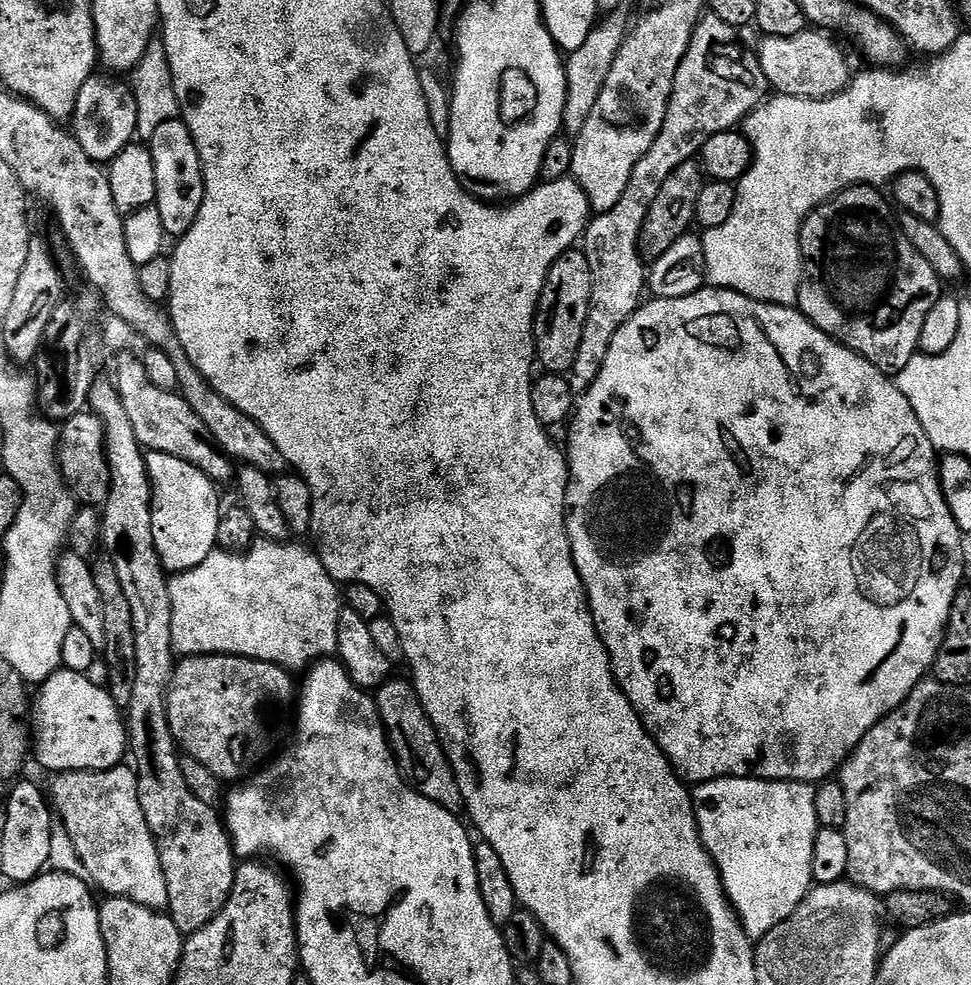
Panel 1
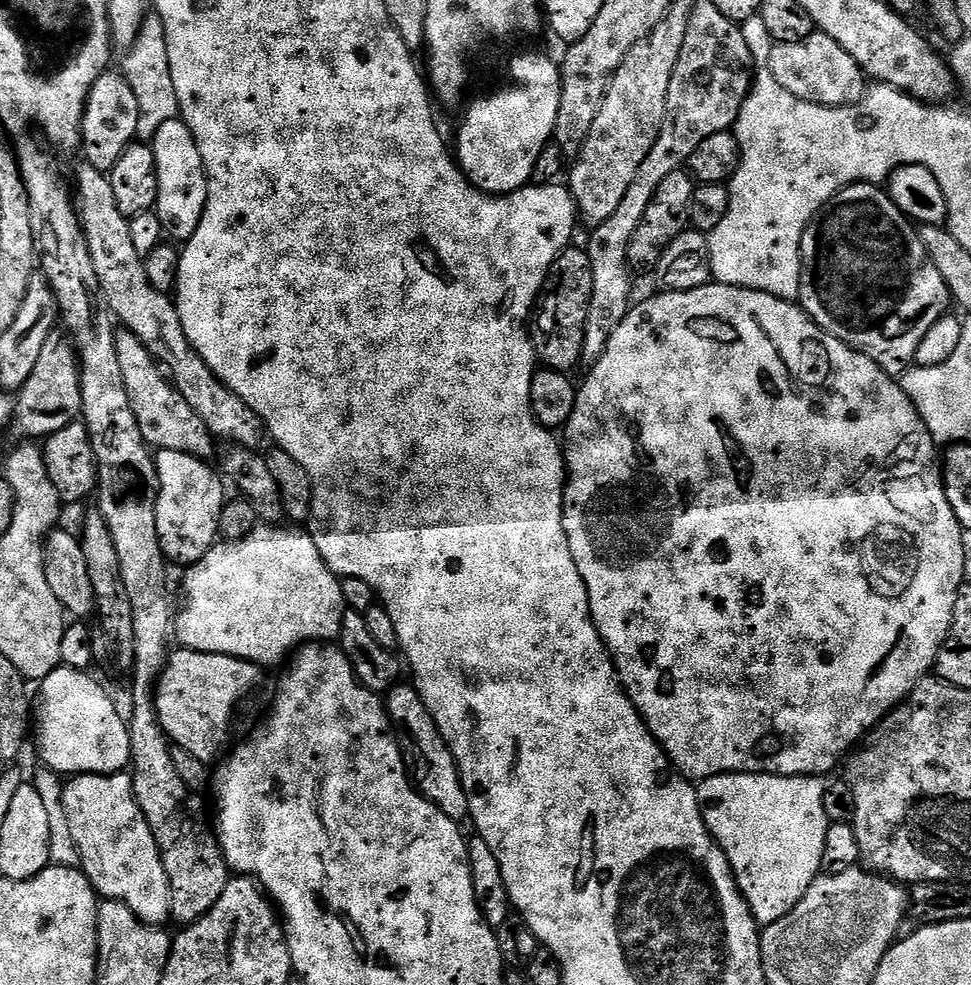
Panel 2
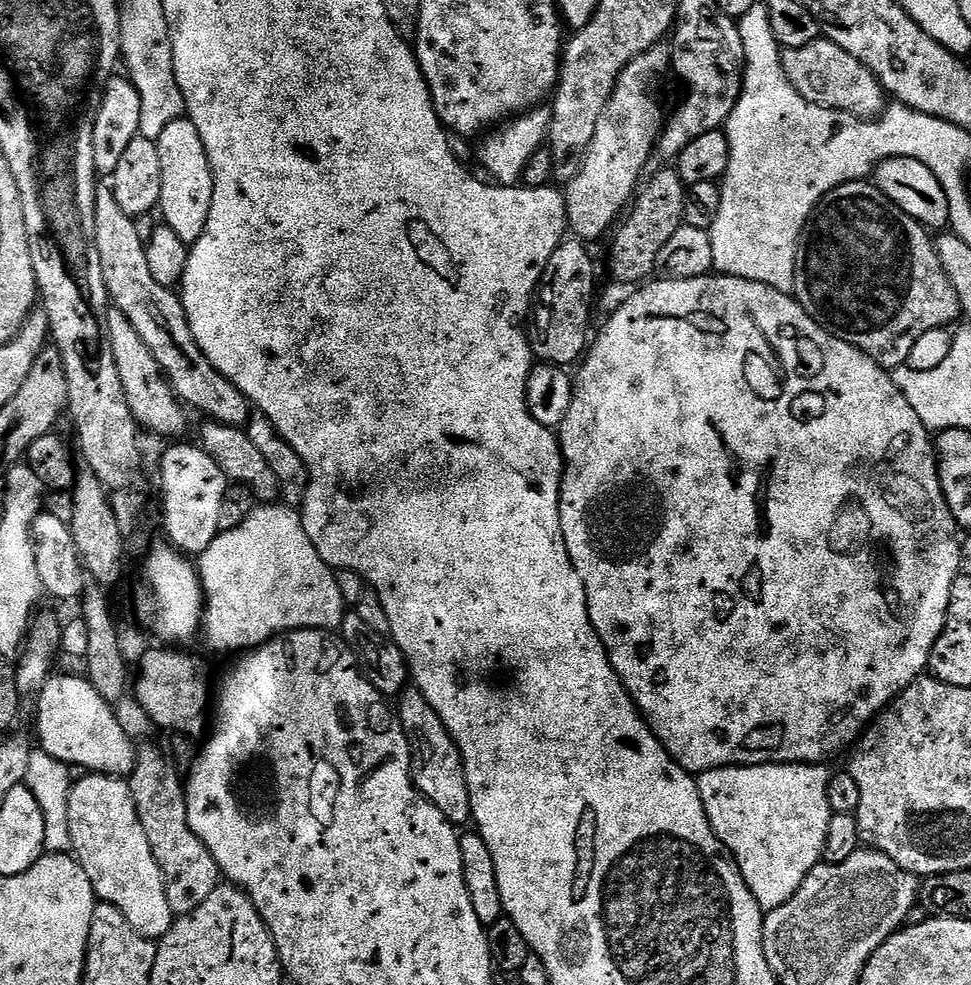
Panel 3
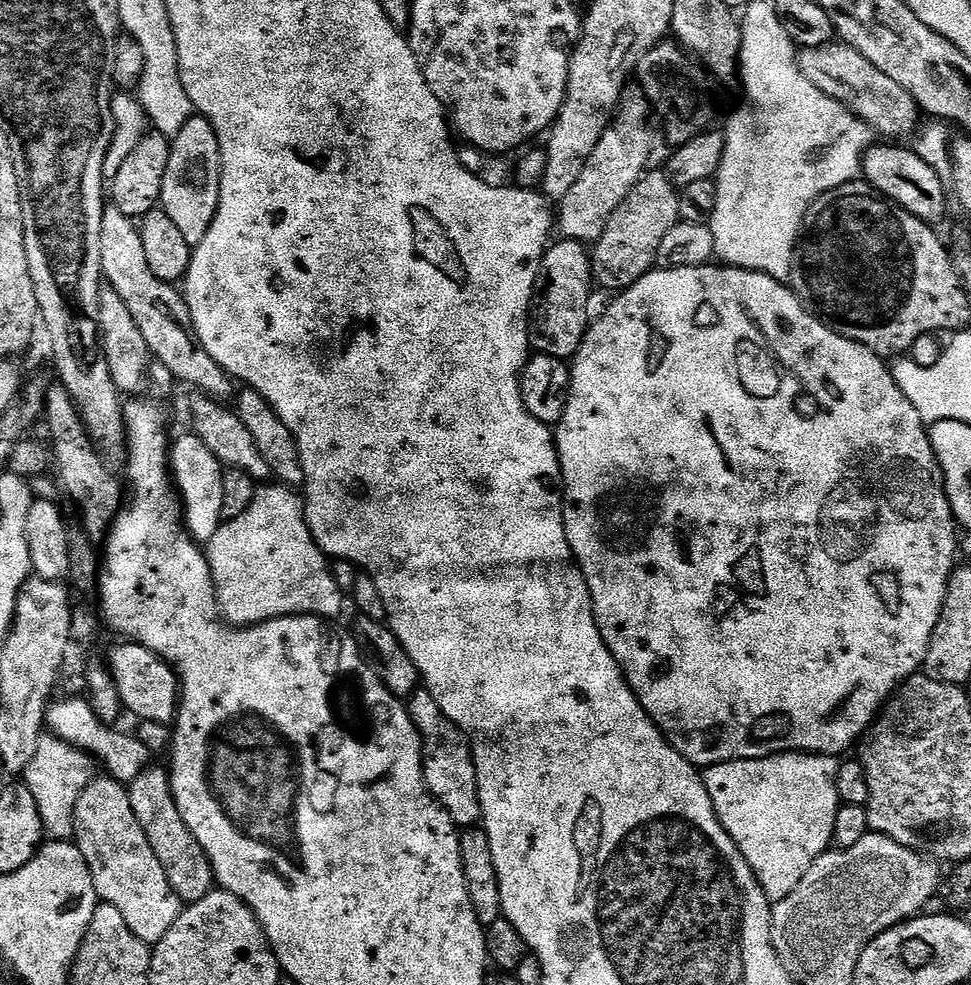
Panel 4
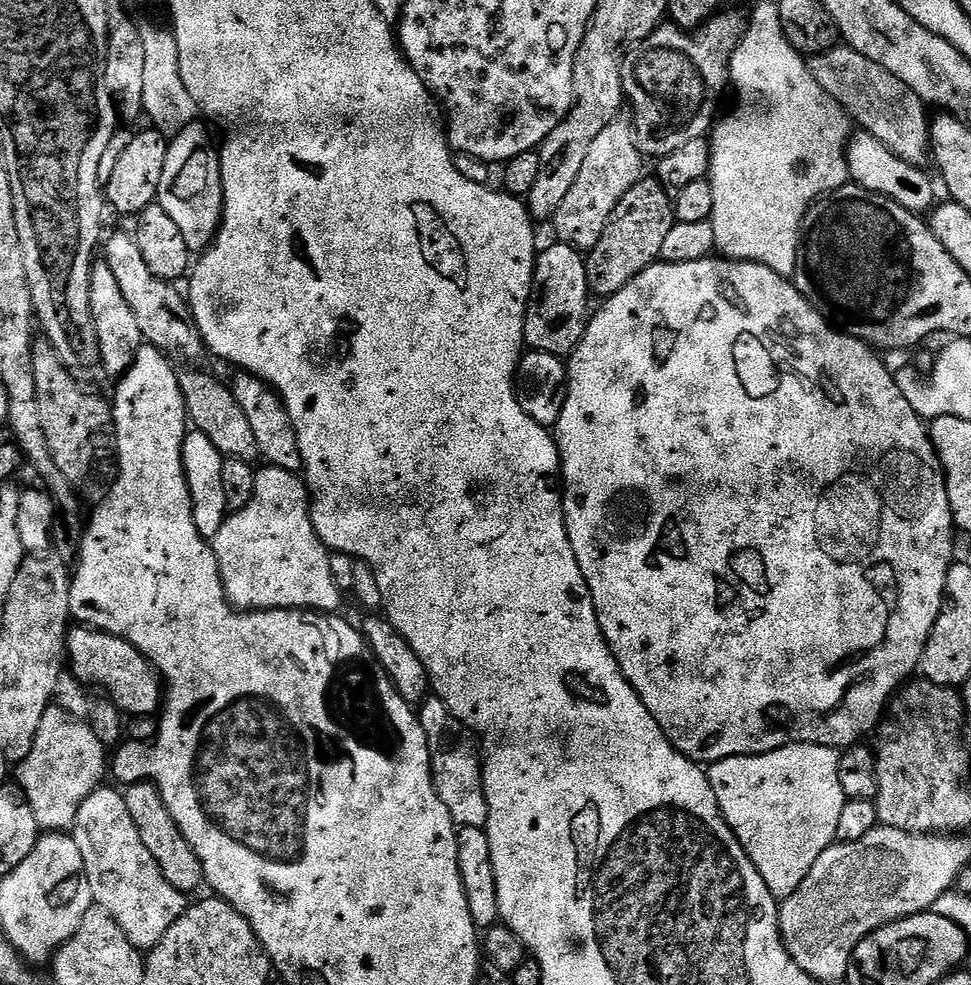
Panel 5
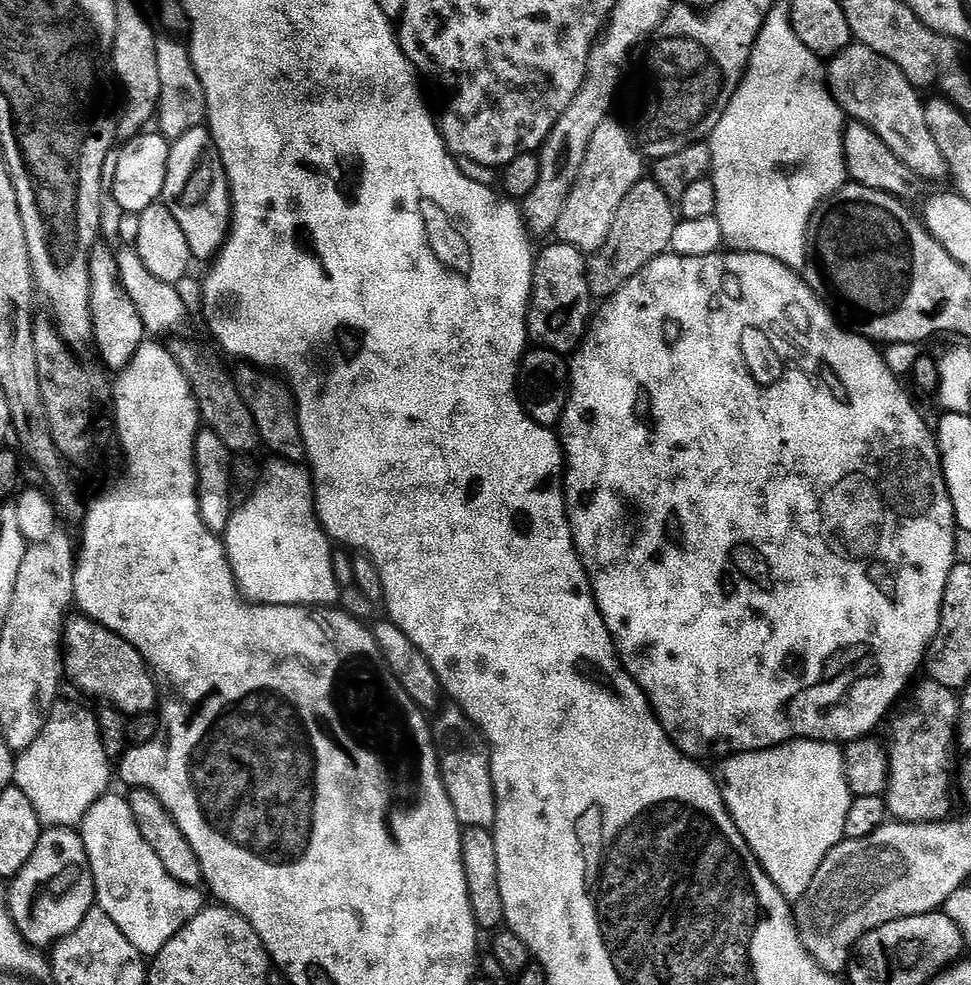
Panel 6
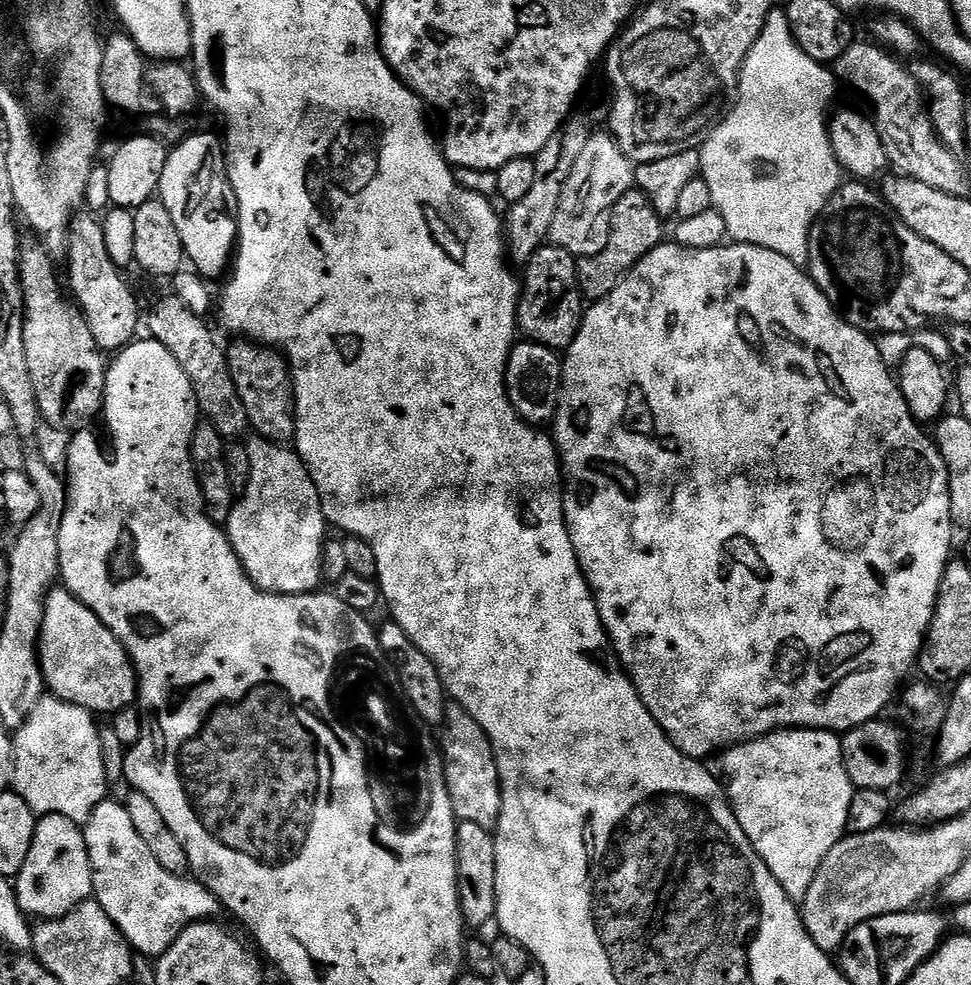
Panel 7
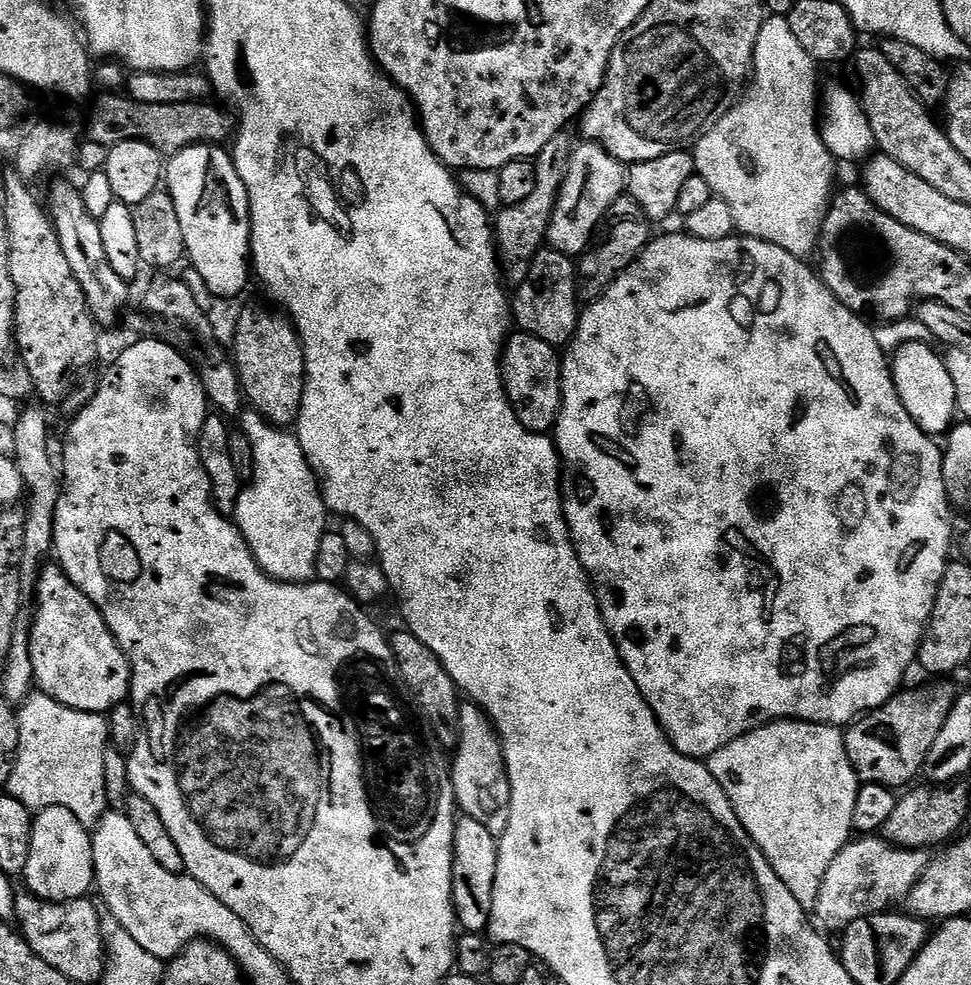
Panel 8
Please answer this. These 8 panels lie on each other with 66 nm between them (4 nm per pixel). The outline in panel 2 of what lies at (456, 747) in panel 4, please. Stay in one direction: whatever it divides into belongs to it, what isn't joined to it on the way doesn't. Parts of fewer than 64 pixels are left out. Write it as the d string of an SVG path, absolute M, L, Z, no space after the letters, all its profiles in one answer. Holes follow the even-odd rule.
M400 682L389 688L386 693L386 707L393 729L398 730L398 739L404 754L404 766L408 770L412 787L417 789L420 795L425 796L431 804L438 806L438 810L446 814L446 818L457 822L467 821L468 799L460 781L460 771L456 769L456 760L452 756L452 751L446 746L434 718L430 718L415 687L411 683Z

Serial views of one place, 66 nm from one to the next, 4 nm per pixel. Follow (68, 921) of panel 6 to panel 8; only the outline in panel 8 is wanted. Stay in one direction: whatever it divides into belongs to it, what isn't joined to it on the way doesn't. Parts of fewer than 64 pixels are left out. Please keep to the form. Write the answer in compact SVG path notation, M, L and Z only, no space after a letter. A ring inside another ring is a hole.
M62 806L43 808L35 813L30 838L30 862L26 862L22 880L28 883L27 891L31 895L54 904L87 897L96 882L89 825L78 822L78 818L74 818L74 814Z

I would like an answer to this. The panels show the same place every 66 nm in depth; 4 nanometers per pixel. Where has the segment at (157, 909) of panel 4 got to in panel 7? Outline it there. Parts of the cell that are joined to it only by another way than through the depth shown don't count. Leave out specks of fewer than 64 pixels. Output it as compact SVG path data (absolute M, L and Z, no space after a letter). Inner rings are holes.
M106 798L97 806L94 814L83 825L86 846L90 854L92 863L92 890L94 899L110 914L110 918L118 926L120 933L125 936L129 944L137 953L151 958L159 958L182 932L192 924L208 922L213 919L216 911L221 911L222 905L217 900L213 892L204 887L195 878L185 878L170 874L170 870L162 870L162 866L154 859L154 854L150 854L150 849L146 842L142 842L142 837L138 830L134 830L134 821L130 819L127 807L120 804L113 798Z

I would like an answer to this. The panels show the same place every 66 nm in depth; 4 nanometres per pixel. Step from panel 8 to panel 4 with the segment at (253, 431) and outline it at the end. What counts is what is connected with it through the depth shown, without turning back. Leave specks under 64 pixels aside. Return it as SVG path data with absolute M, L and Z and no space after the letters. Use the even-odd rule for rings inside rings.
M279 482L257 487L254 502L250 502L246 514L221 523L218 534L207 542L206 555L216 587L216 607L229 625L251 626L283 616L336 618L332 616L343 610L344 600L346 604L345 593L340 591L334 578L329 557L310 534L301 493Z

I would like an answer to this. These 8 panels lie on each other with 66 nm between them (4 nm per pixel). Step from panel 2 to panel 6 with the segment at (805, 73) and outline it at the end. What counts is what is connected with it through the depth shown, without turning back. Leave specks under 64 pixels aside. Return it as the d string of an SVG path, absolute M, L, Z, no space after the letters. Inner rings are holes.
M853 42L846 50L831 57L827 65L827 82L845 117L874 130L874 134L878 134L878 138L882 138L882 142L886 142L892 153L910 169L913 177L949 179L946 158L942 158L930 134L930 126L926 126L925 101L920 100L921 93L916 85L909 82L890 58L882 58L882 54L874 54L874 50Z

